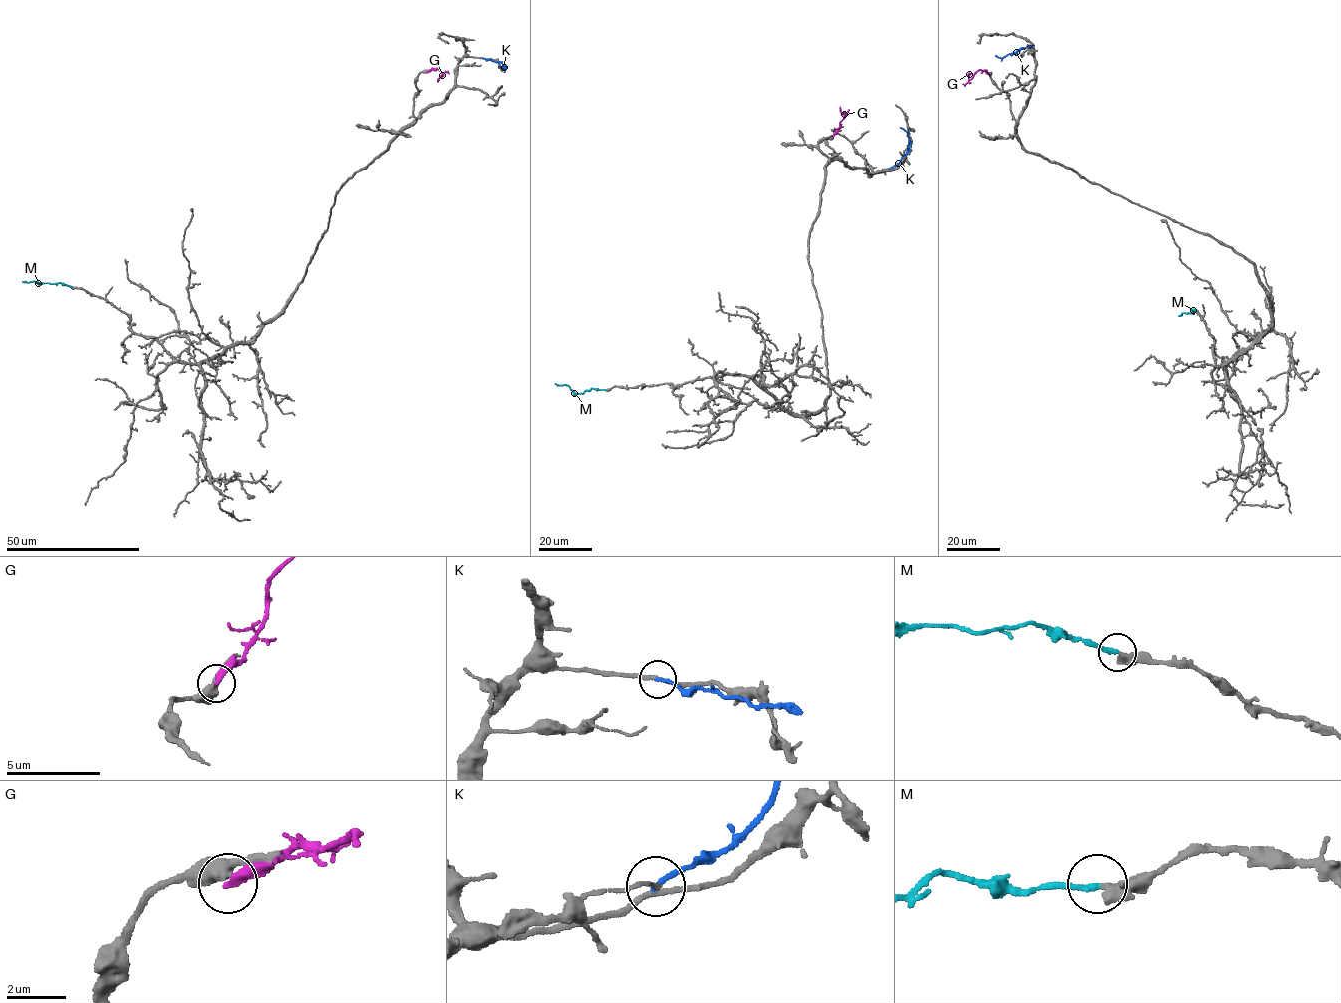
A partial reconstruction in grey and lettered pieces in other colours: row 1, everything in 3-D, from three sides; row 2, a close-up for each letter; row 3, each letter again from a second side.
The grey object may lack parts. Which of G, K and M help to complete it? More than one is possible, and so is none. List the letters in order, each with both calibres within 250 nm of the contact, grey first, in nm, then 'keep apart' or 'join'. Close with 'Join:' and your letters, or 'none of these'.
G: calibres 360 and 280 nm; keep apart
K: calibres 170 and 160 nm; keep apart
M: calibres 360 and 200 nm; join
Join: M

